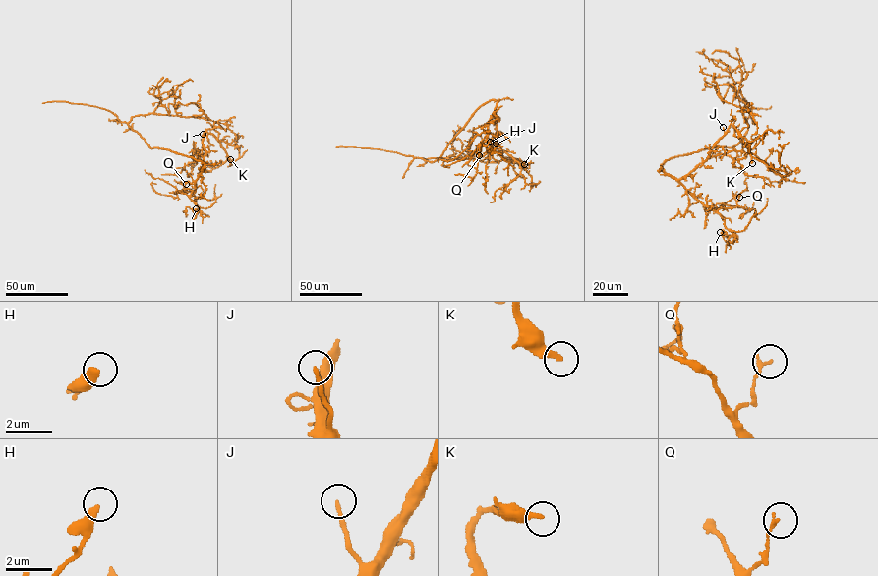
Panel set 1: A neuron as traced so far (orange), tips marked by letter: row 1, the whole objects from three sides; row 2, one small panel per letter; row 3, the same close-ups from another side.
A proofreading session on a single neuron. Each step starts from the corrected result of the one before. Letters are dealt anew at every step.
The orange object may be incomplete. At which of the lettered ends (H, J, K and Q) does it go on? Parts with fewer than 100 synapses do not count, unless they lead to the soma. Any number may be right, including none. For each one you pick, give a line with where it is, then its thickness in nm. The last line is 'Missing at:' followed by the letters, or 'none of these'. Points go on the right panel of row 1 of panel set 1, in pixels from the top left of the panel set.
Missing at: none of these

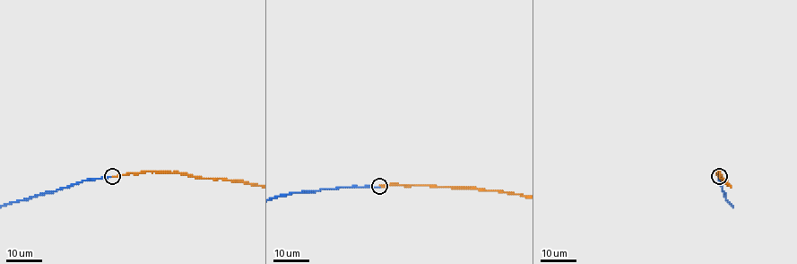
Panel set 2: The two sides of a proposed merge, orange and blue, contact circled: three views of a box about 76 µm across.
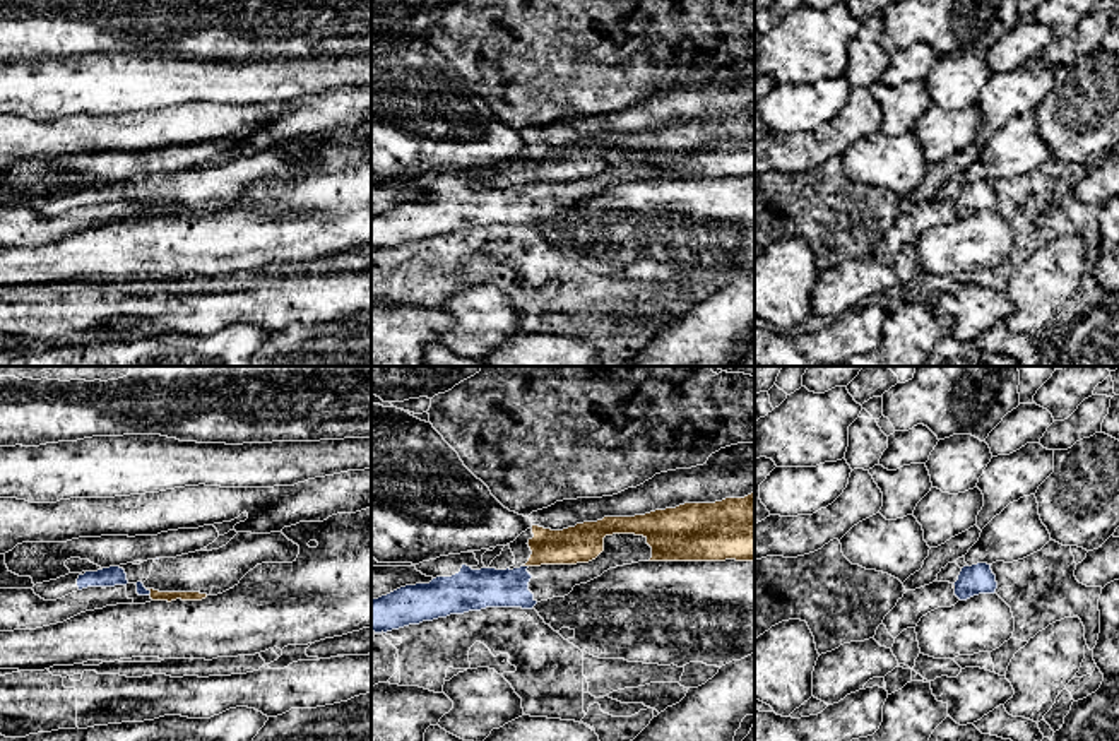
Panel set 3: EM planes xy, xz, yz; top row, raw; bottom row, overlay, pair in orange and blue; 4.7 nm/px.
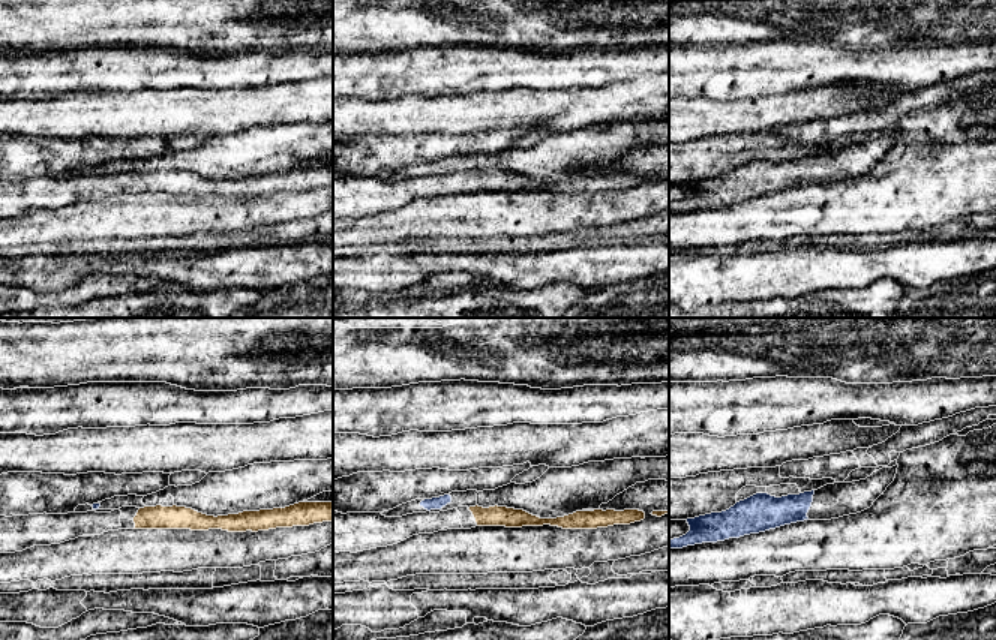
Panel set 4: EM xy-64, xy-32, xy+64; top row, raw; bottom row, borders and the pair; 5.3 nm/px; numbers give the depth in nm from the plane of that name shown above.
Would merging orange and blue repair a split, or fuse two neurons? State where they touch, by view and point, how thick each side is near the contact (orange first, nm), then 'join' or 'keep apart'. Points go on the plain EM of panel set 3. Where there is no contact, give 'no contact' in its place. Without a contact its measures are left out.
xz (526, 182) | 170/190 nm | keep apart

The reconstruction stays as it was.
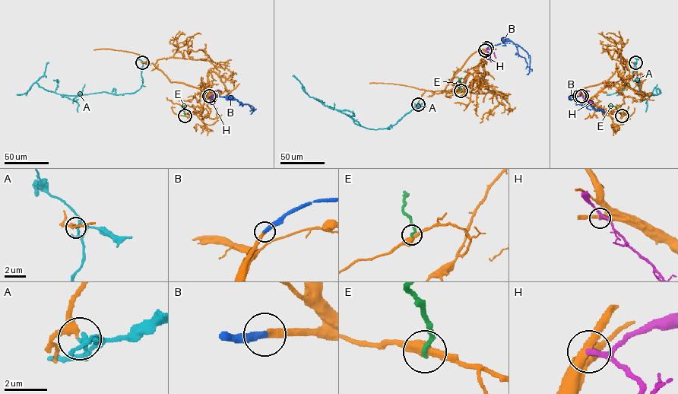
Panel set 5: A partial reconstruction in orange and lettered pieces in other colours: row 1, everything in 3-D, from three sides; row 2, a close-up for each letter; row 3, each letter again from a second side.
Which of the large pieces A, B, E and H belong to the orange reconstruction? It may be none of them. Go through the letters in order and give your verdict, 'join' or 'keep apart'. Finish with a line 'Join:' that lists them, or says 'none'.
A: keep apart
B: join
E: keep apart
H: keep apart
Join: B

